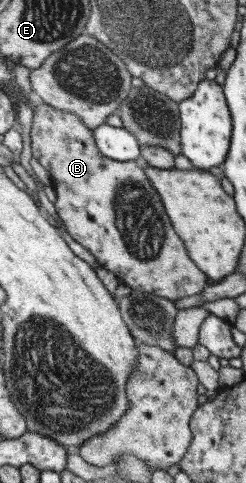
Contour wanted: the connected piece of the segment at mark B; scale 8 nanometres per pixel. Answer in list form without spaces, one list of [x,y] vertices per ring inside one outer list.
[[[38,102],[34,109],[30,138],[32,157],[52,177],[56,191],[54,205],[66,231],[95,256],[99,265],[114,273],[132,289],[155,293],[172,302],[197,295],[207,287],[208,277],[195,265],[184,241],[175,233],[161,197],[146,176],[141,161],[115,161],[105,157],[97,147],[94,131],[79,116],[42,102]]]

